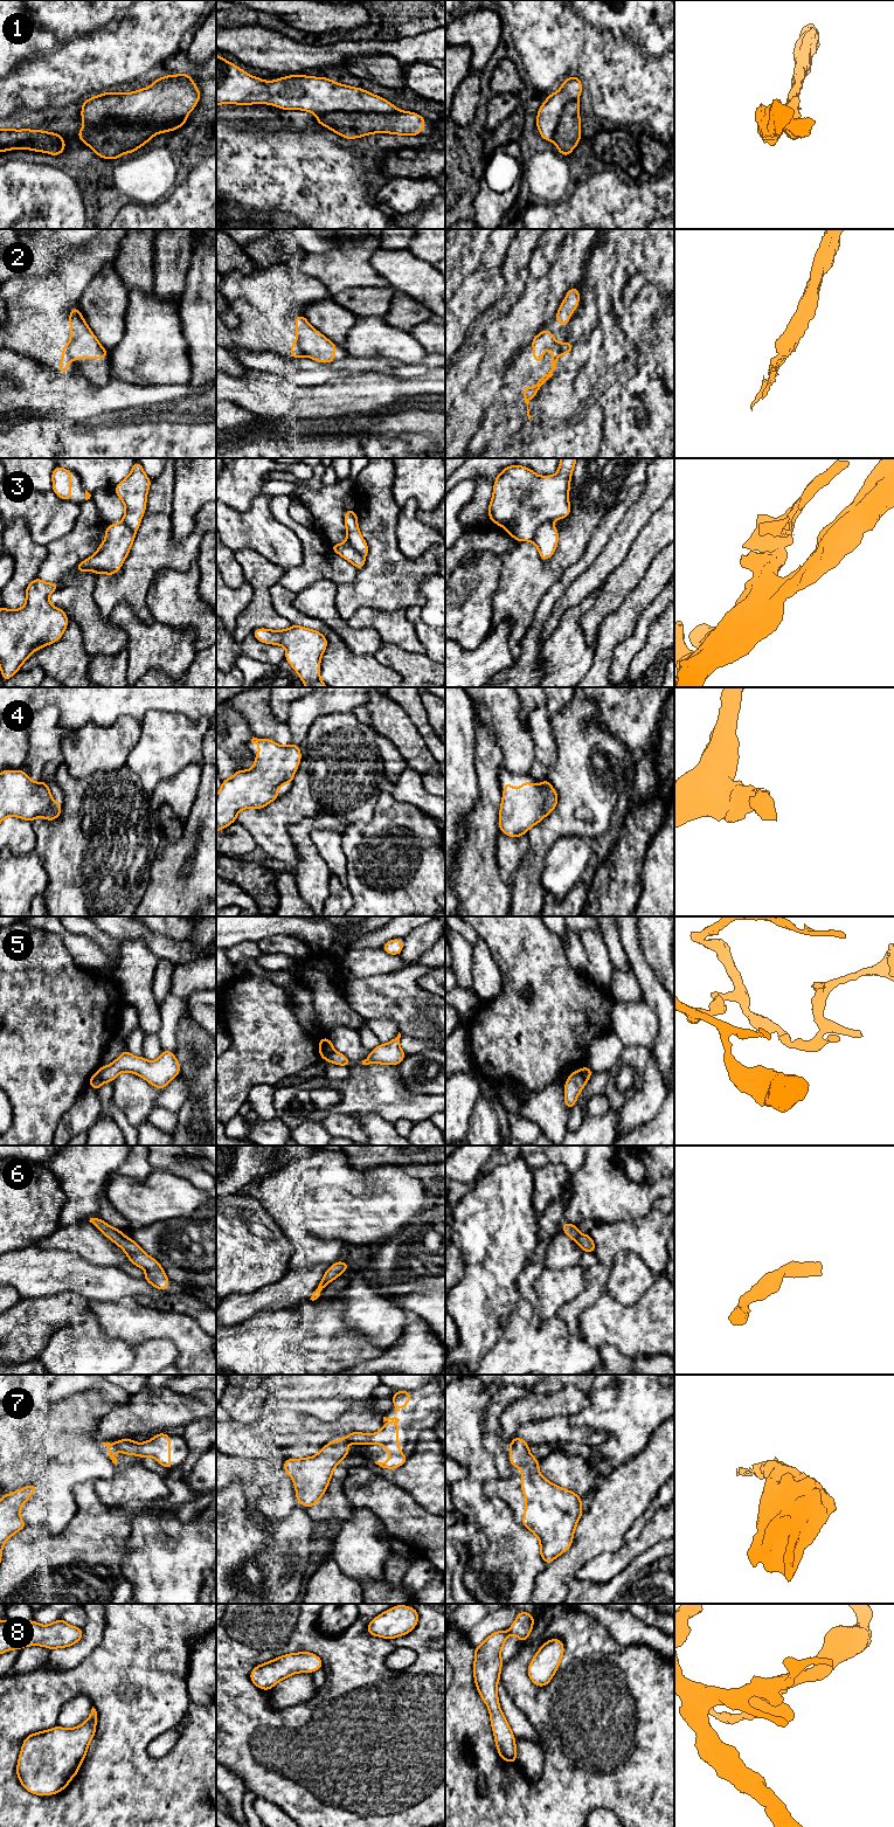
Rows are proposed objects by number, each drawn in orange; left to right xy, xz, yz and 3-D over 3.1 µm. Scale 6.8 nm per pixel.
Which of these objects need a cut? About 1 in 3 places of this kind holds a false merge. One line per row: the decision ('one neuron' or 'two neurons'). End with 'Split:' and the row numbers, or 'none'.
1: two neurons
2: one neuron
3: two neurons
4: one neuron
5: two neurons
6: one neuron
7: two neurons
8: one neuron
Split: 1, 3, 5, 7

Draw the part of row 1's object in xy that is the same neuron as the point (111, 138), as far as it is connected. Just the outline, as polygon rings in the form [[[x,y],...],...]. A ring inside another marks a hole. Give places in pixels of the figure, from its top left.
[[[110,117],[96,126],[81,129],[77,137],[101,158],[116,160],[122,154],[132,153],[146,145],[155,134],[174,131],[186,122],[186,118],[180,118],[154,125],[120,122]]]

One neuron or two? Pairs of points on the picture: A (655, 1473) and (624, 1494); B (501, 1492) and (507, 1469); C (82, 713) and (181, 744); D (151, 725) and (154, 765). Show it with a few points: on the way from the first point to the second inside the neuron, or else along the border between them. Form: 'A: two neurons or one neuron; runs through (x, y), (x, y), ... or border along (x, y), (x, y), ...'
A: one neuron; runs through (648, 1473), (631, 1487)
B: two neurons; border along (513, 1467), (513, 1472), (508, 1476), (499, 1478)
C: two neurons; border along (166, 712), (150, 710), (140, 722)
D: one neuron; runs through (154, 734), (154, 755)

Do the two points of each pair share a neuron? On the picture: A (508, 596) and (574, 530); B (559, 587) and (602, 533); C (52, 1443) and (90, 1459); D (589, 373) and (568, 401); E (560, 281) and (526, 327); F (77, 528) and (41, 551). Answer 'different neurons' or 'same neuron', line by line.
A: same neuron
B: same neuron
C: same neuron
D: different neurons
E: same neuron
F: different neurons

